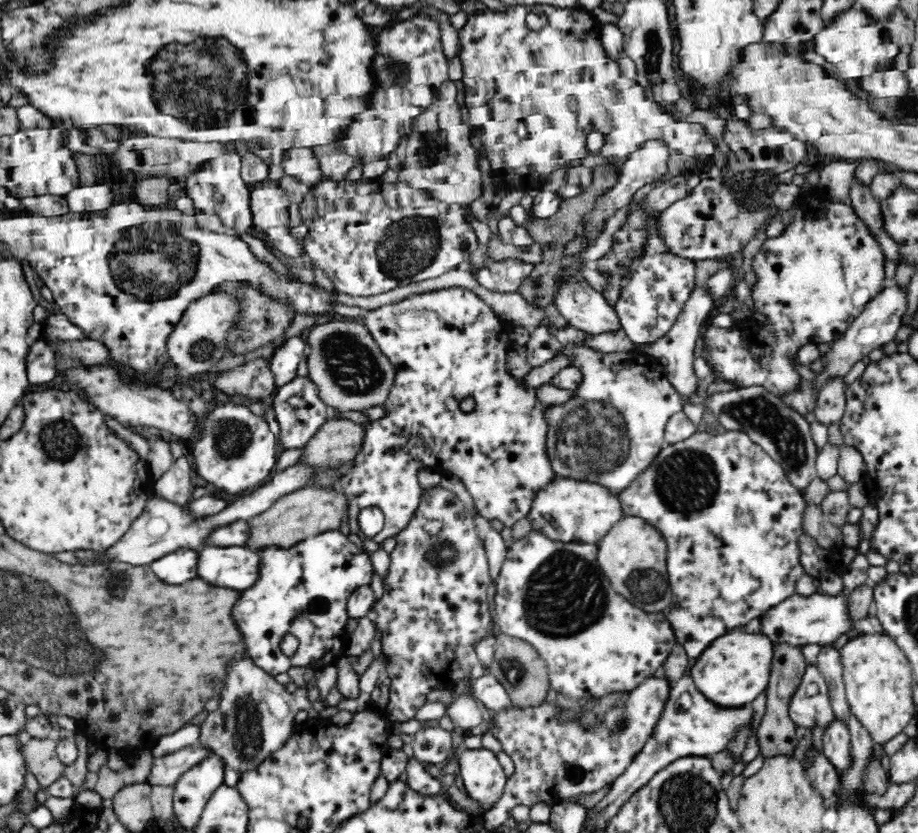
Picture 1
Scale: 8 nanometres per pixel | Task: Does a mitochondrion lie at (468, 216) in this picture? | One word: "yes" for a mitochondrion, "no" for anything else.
no

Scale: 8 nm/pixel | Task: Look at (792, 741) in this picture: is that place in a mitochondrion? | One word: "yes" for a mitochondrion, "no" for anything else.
no

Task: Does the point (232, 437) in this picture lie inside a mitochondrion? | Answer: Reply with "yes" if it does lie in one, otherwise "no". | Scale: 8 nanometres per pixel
yes

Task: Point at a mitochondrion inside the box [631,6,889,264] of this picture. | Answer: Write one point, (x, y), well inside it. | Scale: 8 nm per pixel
(651, 41)

